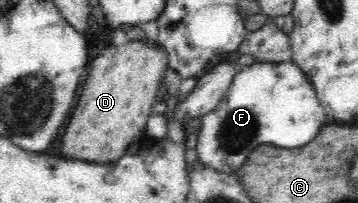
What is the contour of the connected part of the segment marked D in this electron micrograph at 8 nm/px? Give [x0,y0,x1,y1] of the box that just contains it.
[62,33,168,164]

